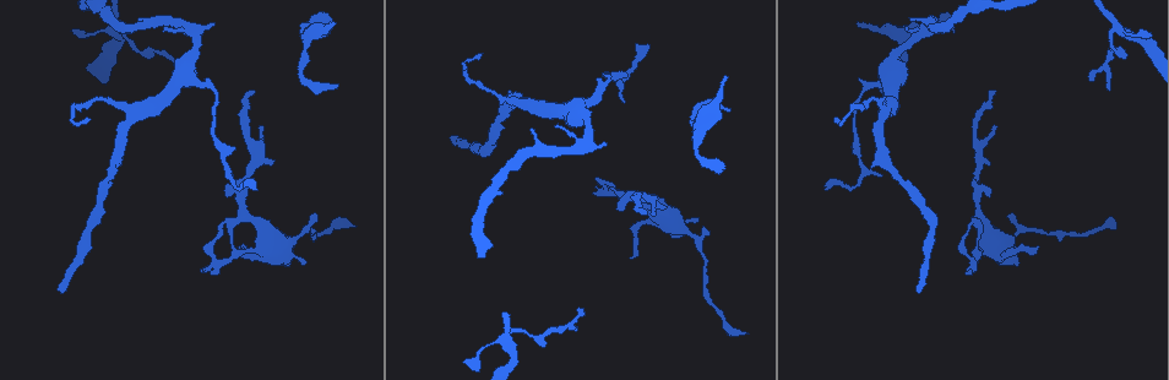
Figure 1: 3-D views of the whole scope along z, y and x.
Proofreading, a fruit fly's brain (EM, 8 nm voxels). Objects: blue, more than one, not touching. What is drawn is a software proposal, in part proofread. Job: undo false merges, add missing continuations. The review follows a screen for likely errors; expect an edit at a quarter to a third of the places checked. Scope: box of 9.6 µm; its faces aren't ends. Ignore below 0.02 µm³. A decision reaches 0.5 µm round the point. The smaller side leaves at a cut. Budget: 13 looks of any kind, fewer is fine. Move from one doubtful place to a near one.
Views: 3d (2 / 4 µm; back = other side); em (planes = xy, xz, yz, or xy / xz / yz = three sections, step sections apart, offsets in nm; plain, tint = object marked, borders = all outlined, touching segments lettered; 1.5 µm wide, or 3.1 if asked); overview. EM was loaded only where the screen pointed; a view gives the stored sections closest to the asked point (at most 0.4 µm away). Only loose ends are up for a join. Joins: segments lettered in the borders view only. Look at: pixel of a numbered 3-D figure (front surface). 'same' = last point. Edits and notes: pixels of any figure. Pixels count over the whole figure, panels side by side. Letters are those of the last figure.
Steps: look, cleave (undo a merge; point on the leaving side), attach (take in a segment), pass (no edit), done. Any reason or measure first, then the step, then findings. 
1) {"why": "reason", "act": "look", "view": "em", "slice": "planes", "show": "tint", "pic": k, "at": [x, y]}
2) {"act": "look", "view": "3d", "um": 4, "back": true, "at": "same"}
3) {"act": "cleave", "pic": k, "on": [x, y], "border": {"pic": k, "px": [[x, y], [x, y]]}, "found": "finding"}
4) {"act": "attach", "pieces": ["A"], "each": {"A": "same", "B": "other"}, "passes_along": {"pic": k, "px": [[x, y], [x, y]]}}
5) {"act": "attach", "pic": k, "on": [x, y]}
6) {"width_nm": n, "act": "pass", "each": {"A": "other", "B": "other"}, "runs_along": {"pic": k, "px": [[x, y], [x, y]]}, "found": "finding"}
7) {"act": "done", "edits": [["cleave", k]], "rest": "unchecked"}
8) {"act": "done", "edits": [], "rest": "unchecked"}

{"why": "tapers out", "act": "look", "view": "em", "slice": "planes", "show": "tint", "pic": 1, "at": [728, 108]}

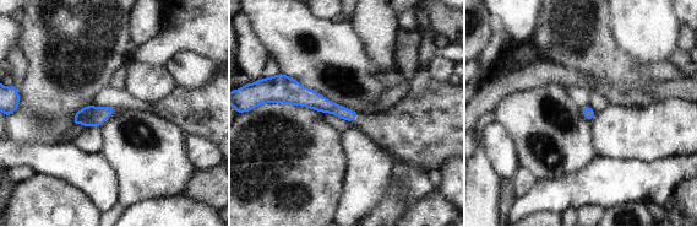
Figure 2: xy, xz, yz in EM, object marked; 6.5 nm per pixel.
{"act": "look", "view": "em", "slice": "planes", "show": "borders", "at": "same"}

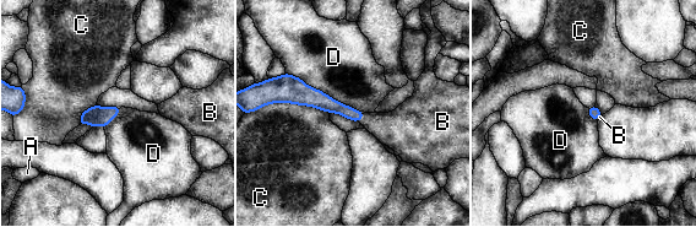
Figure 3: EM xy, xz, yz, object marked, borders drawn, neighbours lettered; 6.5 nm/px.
{"act": "attach", "pieces": ["B"], "each": {"A": "other", "B": "same", "C": "other", "D": "other"}, "passes_along": {"pic": 3, "px": [[326, 103], [362, 117], [397, 129]]}, "found": "it goes on there"}

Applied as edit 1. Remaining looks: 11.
{"why": "tapers out", "act": "look", "view": "3d", "um": 2, "pic": 1, "at": [646, 213]}

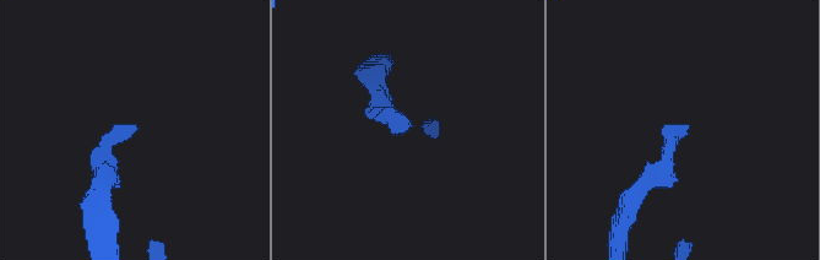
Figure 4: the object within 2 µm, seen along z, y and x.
{"act": "look", "view": "em", "slice": "yz", "step": 4, "show": "tint", "pic": 4, "at": [134, 124]}

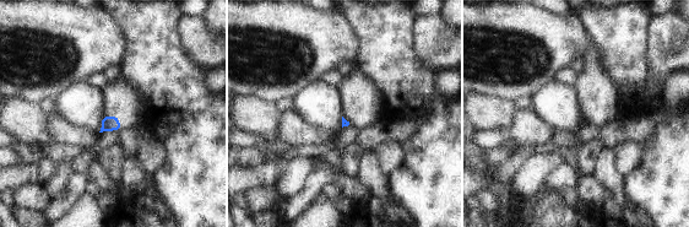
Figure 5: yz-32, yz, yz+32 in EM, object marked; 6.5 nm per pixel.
{"act": "look", "view": "em", "slice": "xy", "step": 4, "show": "borders", "at": "same"}

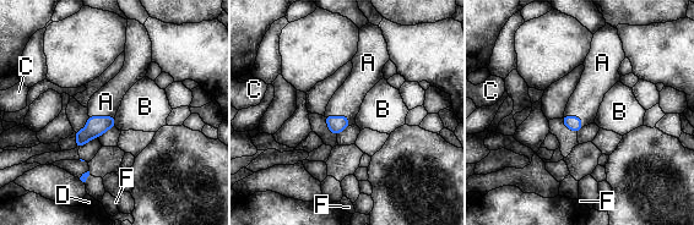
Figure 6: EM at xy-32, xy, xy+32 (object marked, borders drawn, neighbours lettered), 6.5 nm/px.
{"act": "attach", "pieces": ["A"], "each": {"A": "same", "B": "other", "C": "other", "D": "other", "F": "other"}, "passes_along": {"pic": 6, "px": [[336, 124], [340, 116], [347, 99]]}, "found": "the cell continues"}

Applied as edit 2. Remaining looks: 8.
{"why": "narrows sharply", "act": "look", "view": "em", "slice": "xz", "step": 4, "show": "borders", "pic": 1, "at": [697, 151]}

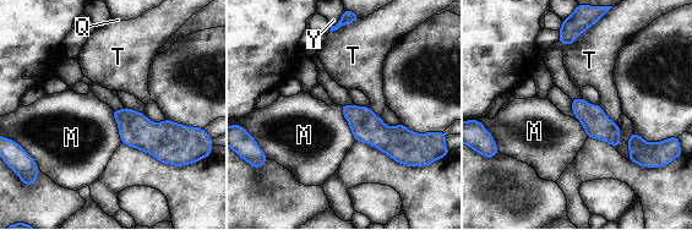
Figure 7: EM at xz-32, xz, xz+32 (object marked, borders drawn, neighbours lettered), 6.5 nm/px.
{"act": "pass", "each": {"M": "other", "Q": "other", "T": "other", "Y": "other"}, "border": {"pic": 7, "px": [[610, 9], [570, 44], [562, 45]]}, "found": "one cell here"}

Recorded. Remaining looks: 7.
{"act": "done", "edits": [["attach", 3], ["attach", 6]], "rest": "unchecked"}

